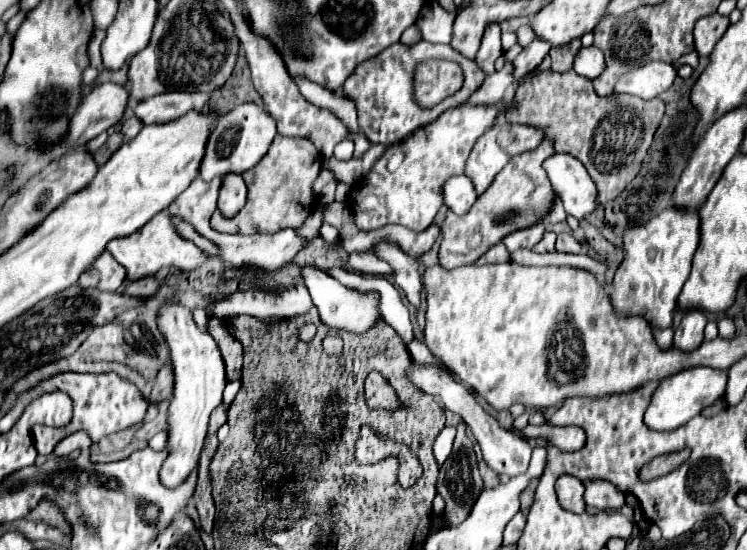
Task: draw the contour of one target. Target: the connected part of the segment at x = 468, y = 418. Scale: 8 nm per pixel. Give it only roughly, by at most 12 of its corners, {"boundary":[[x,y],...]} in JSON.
{"boundary":[[410,366],[410,378],[462,416],[498,474],[528,470],[530,444],[500,428],[472,390],[436,368]]}

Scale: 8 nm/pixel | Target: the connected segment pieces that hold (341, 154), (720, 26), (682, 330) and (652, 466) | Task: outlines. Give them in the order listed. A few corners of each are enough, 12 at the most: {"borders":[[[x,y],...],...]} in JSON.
{"borders":[[[350,138],[338,142],[334,148],[336,160],[350,160],[354,144]],[[700,18],[694,28],[694,50],[700,58],[712,54],[724,36],[728,18]],[[688,310],[674,332],[674,346],[694,350],[704,340],[706,316]],[[690,450],[662,454],[640,468],[642,482],[660,478],[690,456]]]}

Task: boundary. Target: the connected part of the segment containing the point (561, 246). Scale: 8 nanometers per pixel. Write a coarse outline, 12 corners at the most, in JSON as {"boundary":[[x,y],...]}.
{"boundary":[[560,234],[558,252],[580,254],[580,244],[572,234]]}

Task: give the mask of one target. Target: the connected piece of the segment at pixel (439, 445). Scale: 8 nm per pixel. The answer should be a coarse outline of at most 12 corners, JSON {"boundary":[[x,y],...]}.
{"boundary":[[444,427],[434,441],[439,469],[452,453],[455,427]]}

